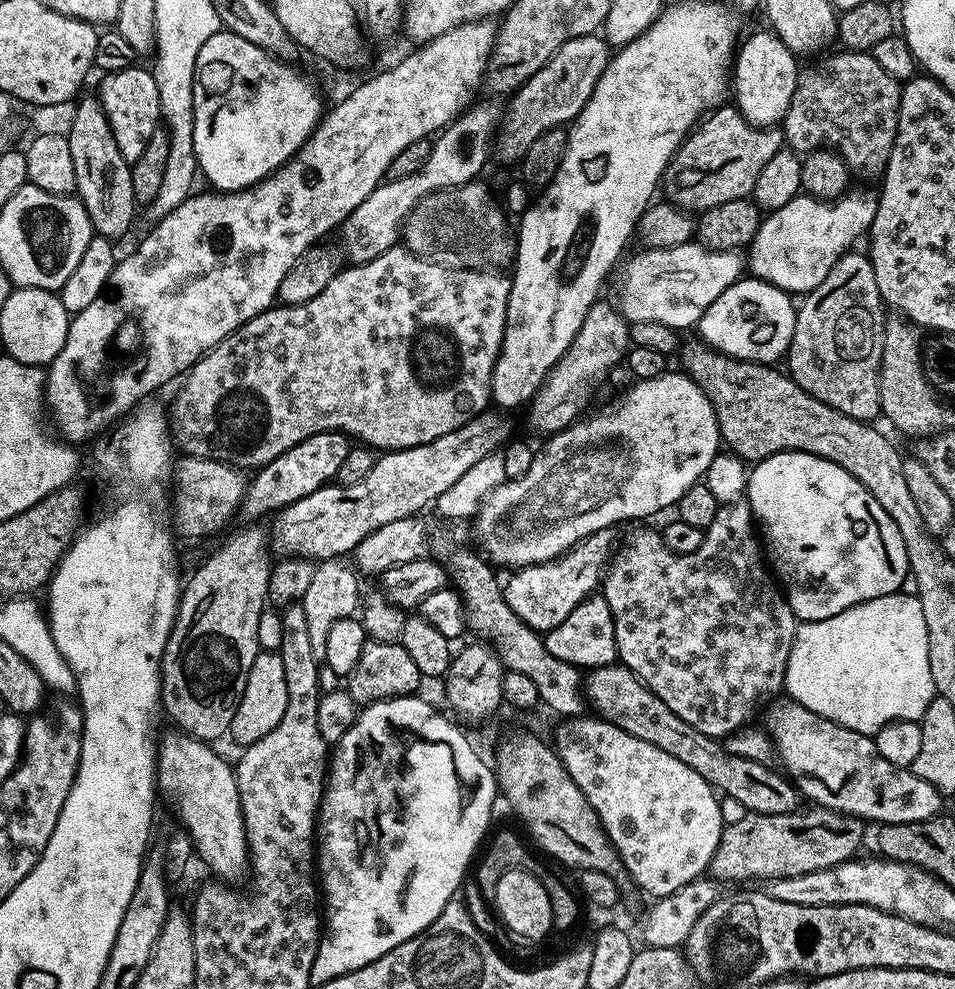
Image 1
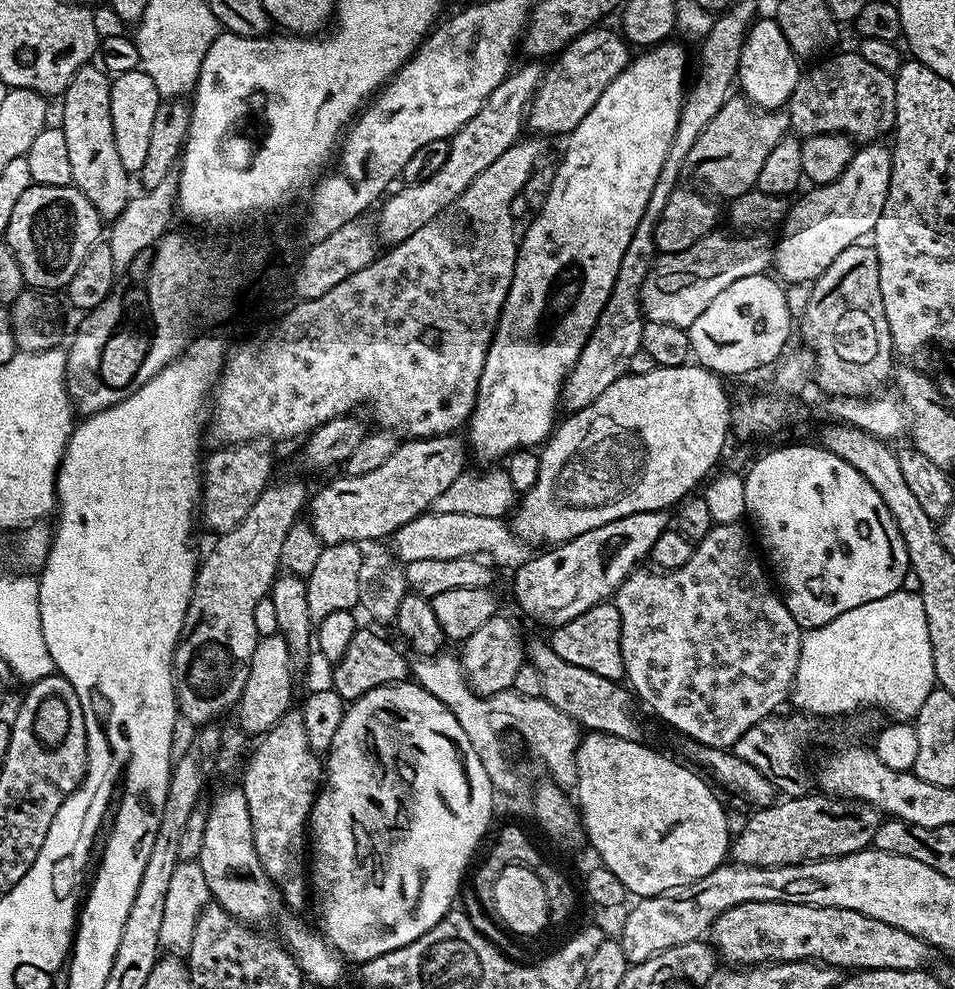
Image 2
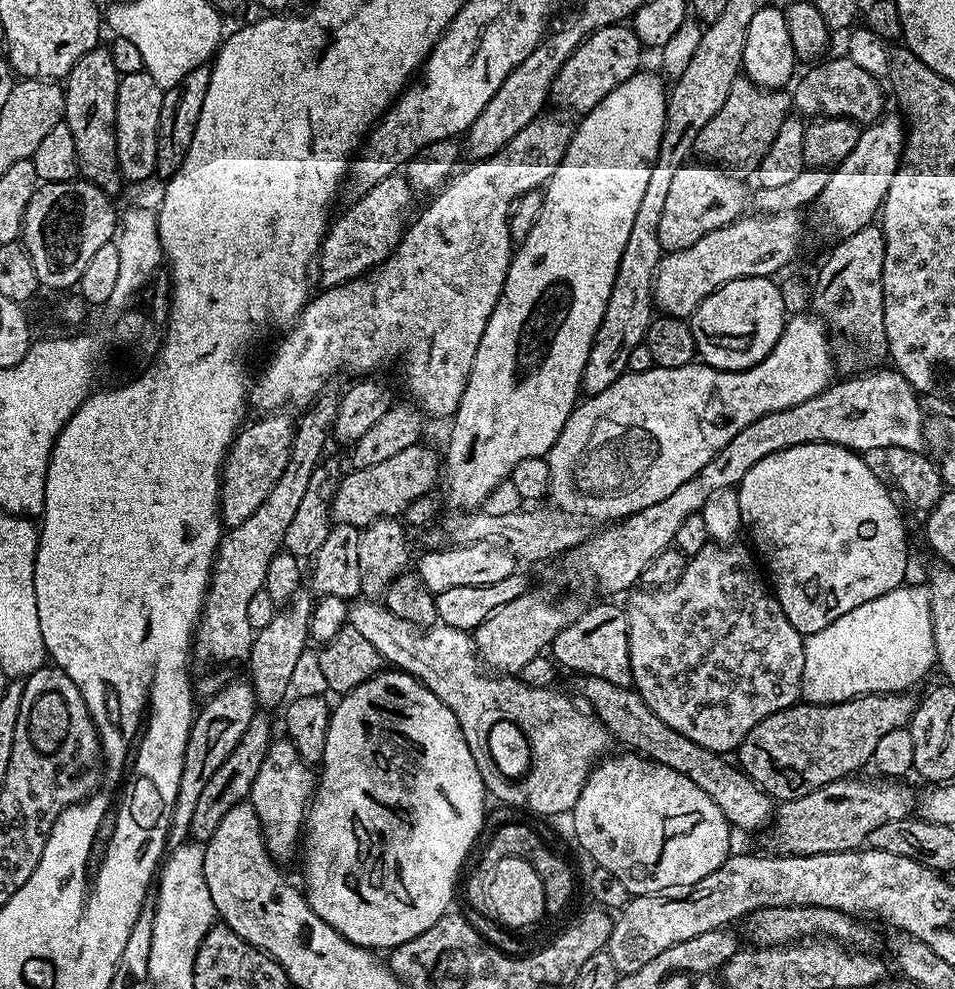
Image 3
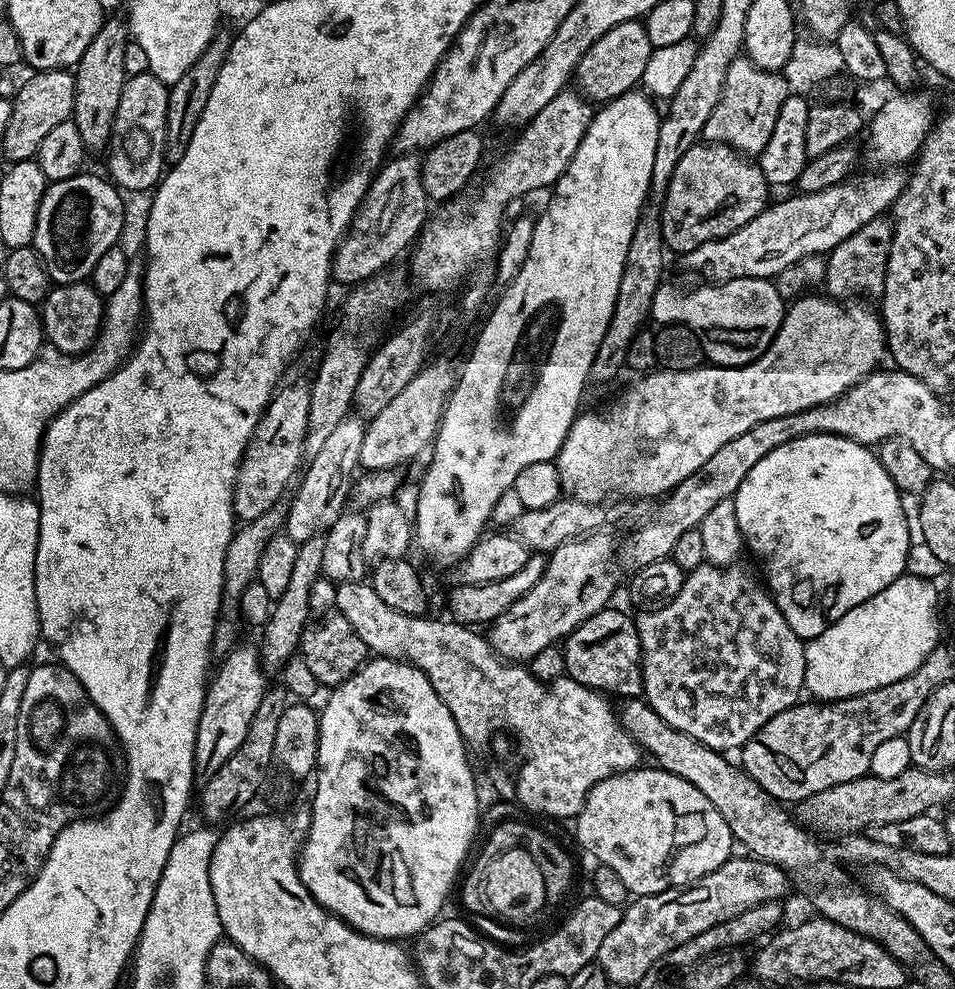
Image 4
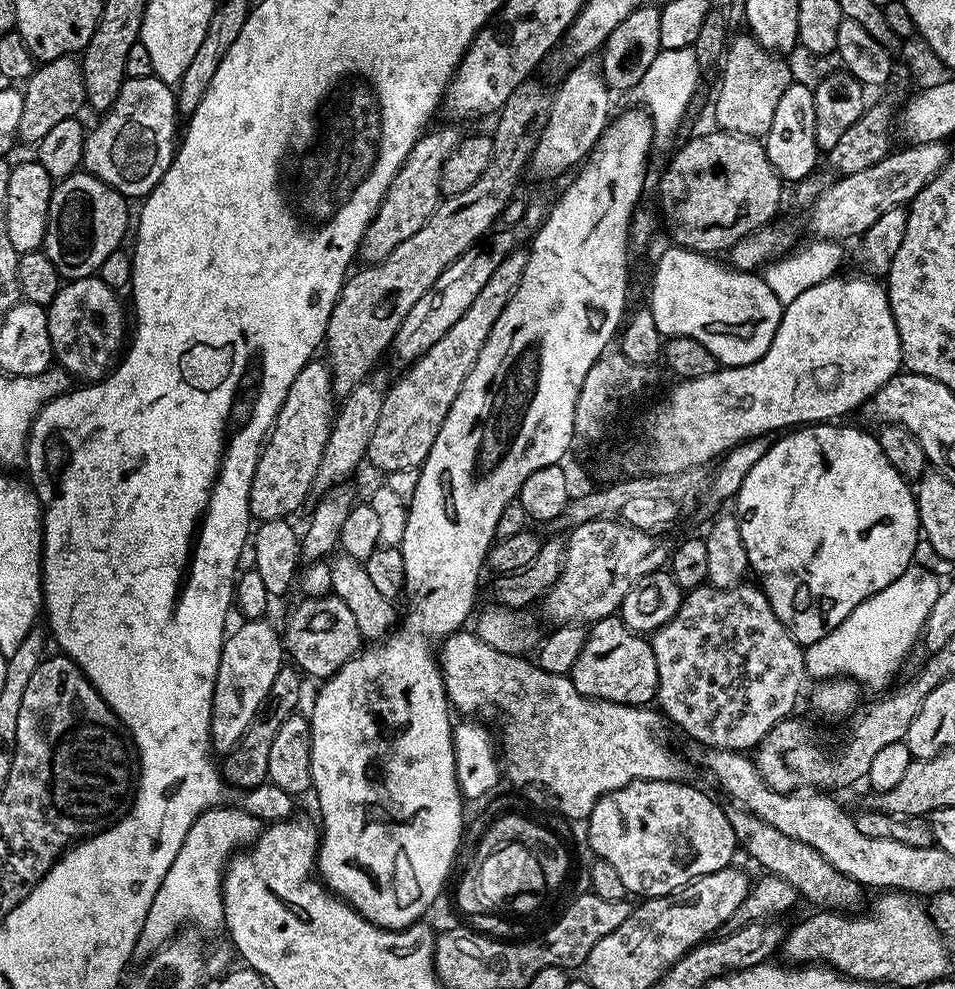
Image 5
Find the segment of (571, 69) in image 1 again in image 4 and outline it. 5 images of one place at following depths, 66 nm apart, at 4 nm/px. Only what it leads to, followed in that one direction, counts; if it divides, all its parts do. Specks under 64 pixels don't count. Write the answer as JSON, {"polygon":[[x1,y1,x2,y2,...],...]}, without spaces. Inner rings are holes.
{"polygon":[[640,20,622,22,606,30,606,34,602,34,586,54,582,54,574,73,575,87,592,102,607,102,633,91,641,83,652,51,650,34]]}

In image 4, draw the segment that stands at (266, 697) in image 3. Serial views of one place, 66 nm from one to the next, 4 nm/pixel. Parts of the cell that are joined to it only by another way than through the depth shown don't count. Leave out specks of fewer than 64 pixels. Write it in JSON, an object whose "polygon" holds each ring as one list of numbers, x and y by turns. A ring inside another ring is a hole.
{"polygon":[[317,534,310,540,304,541,298,547,298,558,294,558,294,571,290,574,290,583,286,590,282,590,280,596,275,597,272,605,272,613,268,623,262,629,258,651,265,669,280,668,291,656,297,655,300,646,300,637,304,635,304,629,309,625,310,613,310,586,316,580,321,579,322,553,326,551,326,542,323,535],[309,619,309,620,308,620]]}

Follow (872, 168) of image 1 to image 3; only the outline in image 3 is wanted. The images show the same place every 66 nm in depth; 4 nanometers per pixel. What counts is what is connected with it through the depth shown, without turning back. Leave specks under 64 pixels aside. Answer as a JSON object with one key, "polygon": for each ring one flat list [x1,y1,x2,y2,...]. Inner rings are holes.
{"polygon":[[847,56,824,58,809,68,812,69,804,77,801,75,795,81,796,88,794,87,792,92,792,103,801,117,841,116,847,120,854,120,861,126,867,126,885,115,881,81,869,71,862,70,862,66,849,60]]}

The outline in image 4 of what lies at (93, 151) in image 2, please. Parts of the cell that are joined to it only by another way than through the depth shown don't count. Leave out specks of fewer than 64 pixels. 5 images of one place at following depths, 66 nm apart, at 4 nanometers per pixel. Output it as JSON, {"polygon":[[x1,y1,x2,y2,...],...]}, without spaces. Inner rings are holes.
{"polygon":[[105,19,94,40,87,46,82,58,74,66,75,78,74,110,72,119,78,127,85,149,107,147,111,139,113,118,116,117,118,100,121,98,127,80,123,61,123,51,130,43,130,33,123,19]]}

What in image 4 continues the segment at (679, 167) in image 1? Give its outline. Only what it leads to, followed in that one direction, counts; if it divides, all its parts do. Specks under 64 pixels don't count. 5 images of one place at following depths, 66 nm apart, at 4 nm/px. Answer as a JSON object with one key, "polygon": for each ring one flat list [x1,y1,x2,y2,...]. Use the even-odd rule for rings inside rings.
{"polygon":[[747,54,734,58,734,62,730,62,730,70,726,70,726,82,722,82,722,94,718,98,718,106,714,106,714,114,706,118,703,139,710,144,730,146,749,158,759,157,766,142,770,142,774,122,778,122,778,110,782,110,782,102,786,102,789,94,787,80,780,72,762,70,762,66,754,63]]}

